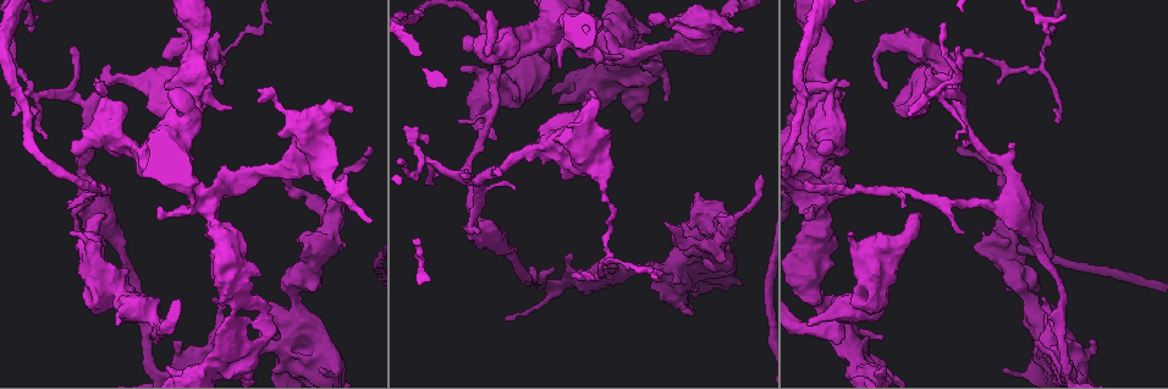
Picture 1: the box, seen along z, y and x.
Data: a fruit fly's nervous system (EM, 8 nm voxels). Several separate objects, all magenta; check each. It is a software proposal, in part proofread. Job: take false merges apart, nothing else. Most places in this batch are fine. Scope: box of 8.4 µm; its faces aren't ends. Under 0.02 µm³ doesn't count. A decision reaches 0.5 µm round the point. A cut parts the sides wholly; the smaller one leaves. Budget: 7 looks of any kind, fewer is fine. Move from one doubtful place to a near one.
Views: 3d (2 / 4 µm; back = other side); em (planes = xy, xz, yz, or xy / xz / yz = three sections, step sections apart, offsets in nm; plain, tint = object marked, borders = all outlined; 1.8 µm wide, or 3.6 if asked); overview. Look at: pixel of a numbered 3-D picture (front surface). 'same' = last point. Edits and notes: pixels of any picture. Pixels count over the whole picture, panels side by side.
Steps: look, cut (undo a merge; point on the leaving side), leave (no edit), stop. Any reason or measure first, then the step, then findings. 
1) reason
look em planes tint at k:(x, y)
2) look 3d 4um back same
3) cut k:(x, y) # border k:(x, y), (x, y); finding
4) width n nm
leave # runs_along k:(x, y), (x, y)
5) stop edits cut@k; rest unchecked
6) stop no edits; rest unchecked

thin neck
look 3d 2um back at 1:(808, 199)

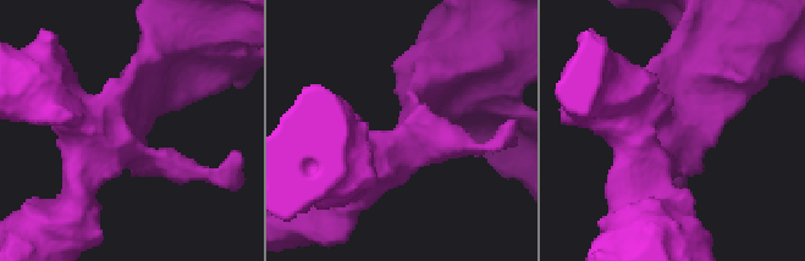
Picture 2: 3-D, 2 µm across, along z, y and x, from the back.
look em planes borders at 2:(131, 124)

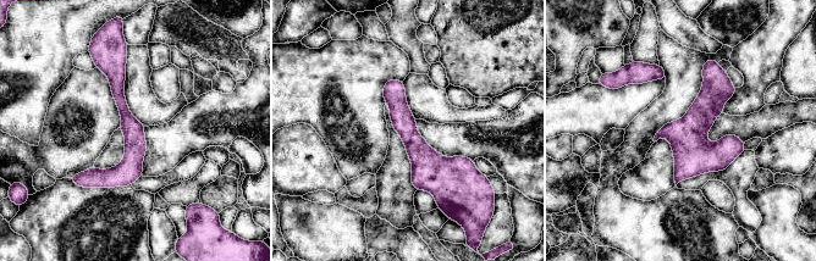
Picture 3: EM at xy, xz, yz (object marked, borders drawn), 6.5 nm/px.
leave # runs_along 3:(121, 59), (132, 159), (86, 184); continuous, no second neuron

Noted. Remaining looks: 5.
sudden change in width
look 3d 4um at 1:(608, 73)

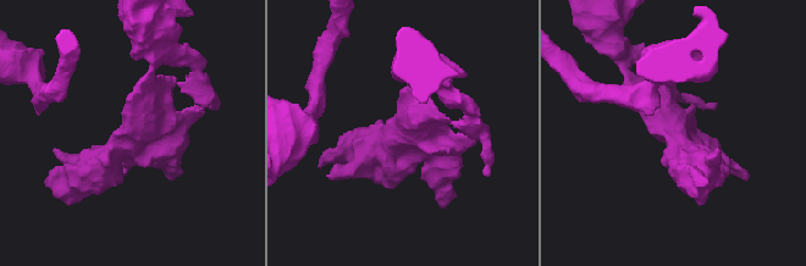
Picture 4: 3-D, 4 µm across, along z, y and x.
look em planes tint at 4:(677, 138)

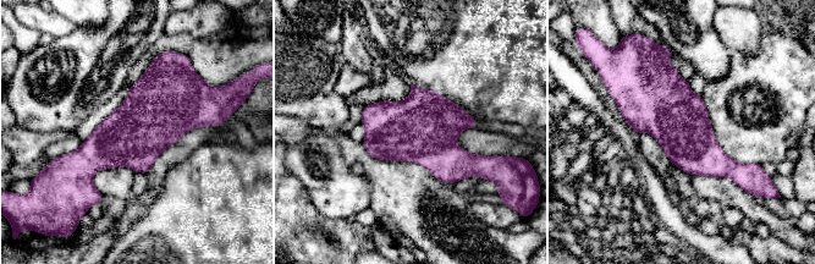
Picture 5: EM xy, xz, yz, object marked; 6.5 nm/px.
width 400 nm
leave # all the same neuron

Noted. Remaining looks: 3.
four arms meet
look em planes tint at 1:(584, 28)

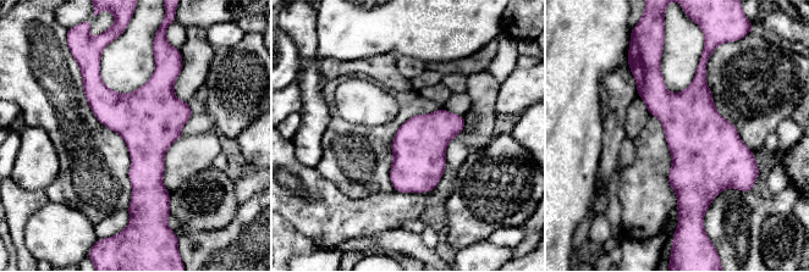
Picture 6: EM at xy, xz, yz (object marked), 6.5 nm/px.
width 360 nm
leave # all the same neuron

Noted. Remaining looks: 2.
stop no edits; rest unchecked

